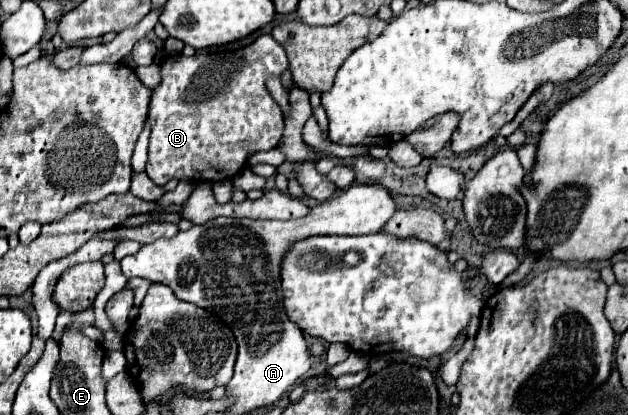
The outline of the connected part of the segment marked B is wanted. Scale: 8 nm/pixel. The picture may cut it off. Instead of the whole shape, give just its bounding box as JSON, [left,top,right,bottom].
[148,34,286,186]

